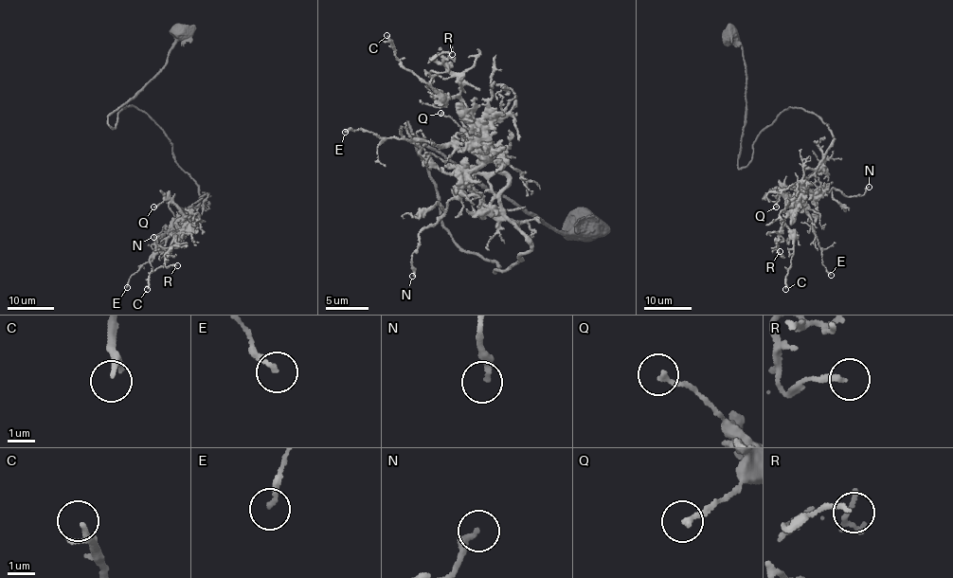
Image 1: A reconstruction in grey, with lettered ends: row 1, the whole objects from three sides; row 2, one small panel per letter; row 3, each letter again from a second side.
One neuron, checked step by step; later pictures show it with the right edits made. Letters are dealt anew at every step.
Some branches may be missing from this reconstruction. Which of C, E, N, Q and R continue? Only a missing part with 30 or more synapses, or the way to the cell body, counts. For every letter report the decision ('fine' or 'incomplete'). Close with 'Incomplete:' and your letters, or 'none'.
C: fine
E: fine
N: fine
Q: fine
R: fine
Incomplete: none

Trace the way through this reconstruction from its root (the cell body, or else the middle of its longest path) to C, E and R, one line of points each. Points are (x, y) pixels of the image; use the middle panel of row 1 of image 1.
C: (579, 225), (545, 224), (406, 123), (457, 245), (494, 270), (531, 248), (468, 172), (470, 111), (386, 35)
E: (579, 225), (545, 224), (406, 123), (444, 227), (494, 270), (531, 248), (491, 192), (412, 138), (345, 132)
R: (579, 225), (406, 123), (457, 245), (494, 270), (531, 248), (468, 171), (469, 108), (429, 60), (452, 54)

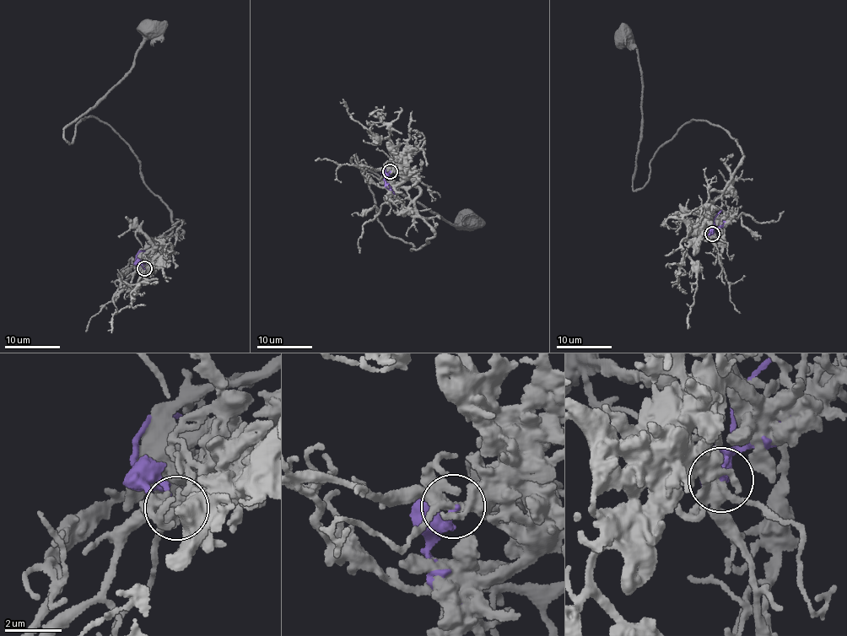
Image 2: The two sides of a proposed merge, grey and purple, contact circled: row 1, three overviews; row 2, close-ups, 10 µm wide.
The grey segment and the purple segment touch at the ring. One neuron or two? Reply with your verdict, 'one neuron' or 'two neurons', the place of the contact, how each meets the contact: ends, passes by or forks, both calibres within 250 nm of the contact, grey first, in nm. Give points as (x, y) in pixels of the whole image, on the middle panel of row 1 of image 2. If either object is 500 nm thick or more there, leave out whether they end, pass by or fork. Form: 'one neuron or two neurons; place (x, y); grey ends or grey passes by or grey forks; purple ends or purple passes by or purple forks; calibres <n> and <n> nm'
two neurons; place (390, 171); grey forks; purple ends; calibres 360 and 130 nm

